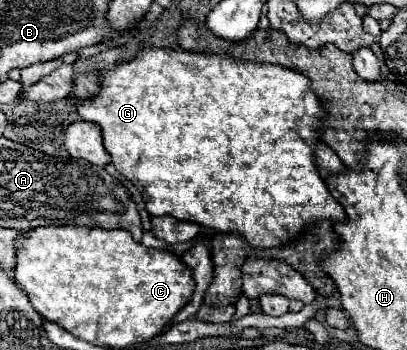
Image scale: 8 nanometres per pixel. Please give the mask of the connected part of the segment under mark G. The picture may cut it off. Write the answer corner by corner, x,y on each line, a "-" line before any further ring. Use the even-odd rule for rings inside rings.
142,49
132,61
120,63
114,69
108,69
104,77
100,77
100,89
94,97
80,99
76,103
76,115
84,121
96,123
102,131
104,149
112,155
112,165
132,181
144,197
146,211
152,217
172,215
180,221
192,221
220,233
240,233
246,241
254,247
280,247
294,239
306,223
316,219
330,219
330,221
344,221
342,205
330,195
326,183
320,179
316,165
312,161
312,145
320,141
316,133
312,133
312,121
320,117
320,101
312,97
312,89
308,89
308,79
302,73
286,69
282,65
268,65
256,61
234,59
226,55
214,53
194,53
194,51
176,51
176,49

